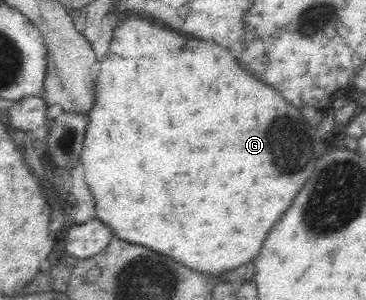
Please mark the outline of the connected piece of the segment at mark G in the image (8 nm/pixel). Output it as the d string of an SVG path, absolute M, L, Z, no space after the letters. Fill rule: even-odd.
M119 17L117 26L113 29L112 39L101 63L99 74L95 80L95 105L87 113L89 125L85 131L86 135L80 155L80 163L85 173L85 181L89 189L93 191L95 197L96 217L99 218L110 230L114 237L145 245L161 255L167 255L181 265L199 271L199 273L209 273L221 275L225 271L231 271L239 265L249 263L251 259L257 257L269 229L275 225L275 221L291 207L293 199L305 185L305 181L311 177L315 163L319 155L325 154L323 143L317 137L317 129L309 127L305 123L299 108L291 105L282 95L271 85L261 83L253 75L249 75L239 63L219 47L217 43L211 41L195 41L187 35L179 35L159 23L153 21L143 21L142 17ZM199 109L221 109L221 113L199 113Z

